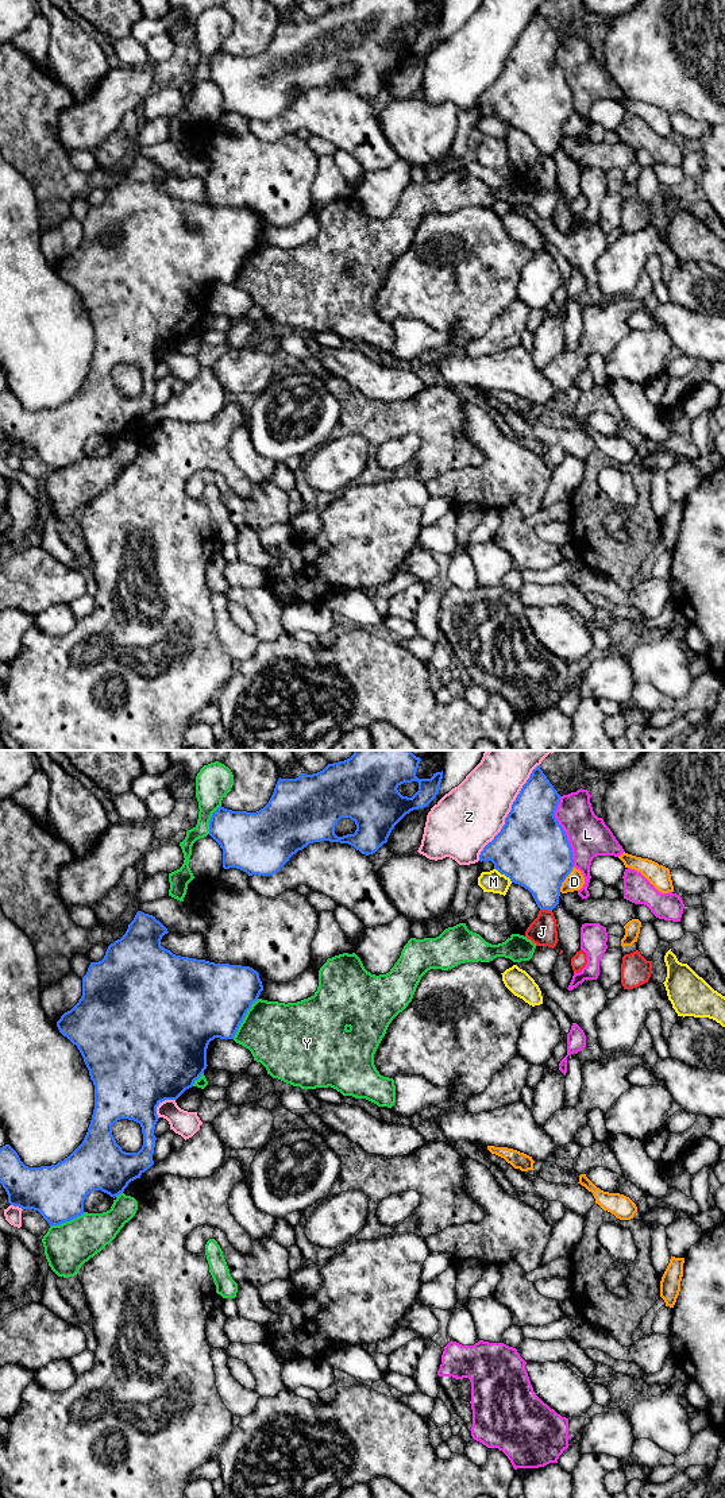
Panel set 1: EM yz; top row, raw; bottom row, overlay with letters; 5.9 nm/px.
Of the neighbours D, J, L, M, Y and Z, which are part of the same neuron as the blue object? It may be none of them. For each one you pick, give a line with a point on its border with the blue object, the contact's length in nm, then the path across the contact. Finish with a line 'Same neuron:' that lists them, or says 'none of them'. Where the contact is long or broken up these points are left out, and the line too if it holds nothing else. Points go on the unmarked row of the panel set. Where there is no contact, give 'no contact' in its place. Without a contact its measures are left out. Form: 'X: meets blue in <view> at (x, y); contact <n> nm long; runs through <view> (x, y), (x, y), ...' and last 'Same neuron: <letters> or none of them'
Same neuron: none of them

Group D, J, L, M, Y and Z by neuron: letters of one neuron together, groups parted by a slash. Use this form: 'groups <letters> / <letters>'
groups D / J / L / M / Y / Z

